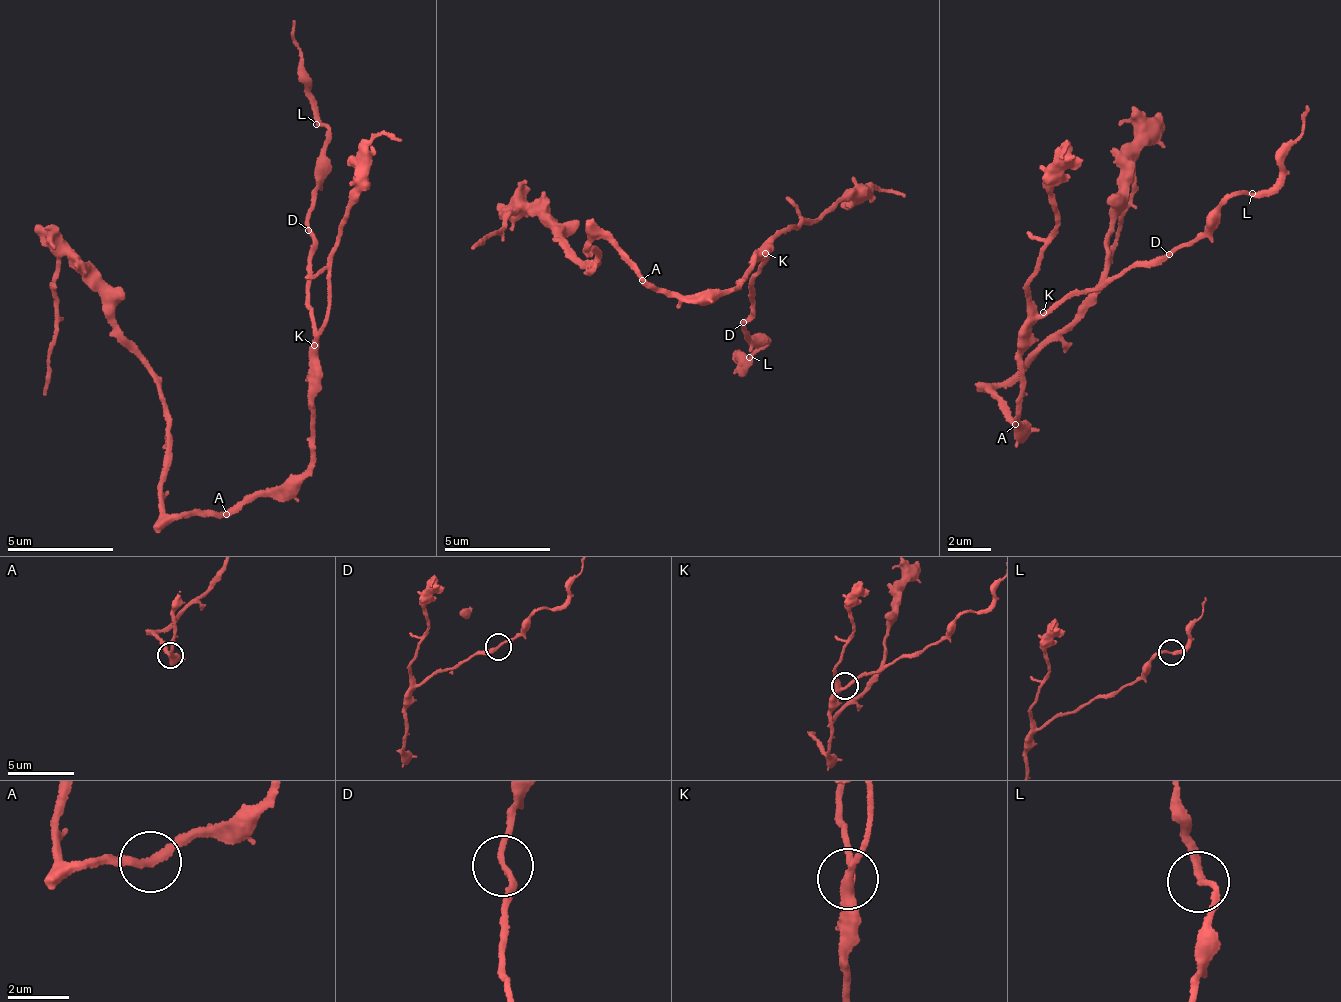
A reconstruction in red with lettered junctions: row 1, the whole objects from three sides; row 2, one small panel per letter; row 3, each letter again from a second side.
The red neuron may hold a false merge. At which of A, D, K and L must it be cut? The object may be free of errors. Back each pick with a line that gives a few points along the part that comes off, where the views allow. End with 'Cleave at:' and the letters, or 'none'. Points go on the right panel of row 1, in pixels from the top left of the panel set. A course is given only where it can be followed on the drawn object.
A: course (1013, 423), (1025, 431), (1021, 335), (1139, 263), (1159, 266), (1234, 192), (1264, 193), (1311, 107)
Cleave at: A

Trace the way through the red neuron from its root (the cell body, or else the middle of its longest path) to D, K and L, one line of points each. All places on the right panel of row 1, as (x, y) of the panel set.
D: (1023, 429), (1018, 420), (1021, 335), (1072, 297), (1095, 285), (1105, 287), (1139, 263), (1154, 265), (1168, 252)
K: (1023, 429), (1027, 428), (1025, 431), (1018, 420), (1021, 414), (1021, 330), (1043, 312)
L: (1023, 429), (1021, 335), (1139, 263), (1159, 266), (1203, 230), (1208, 212), (1234, 192), (1254, 192)

